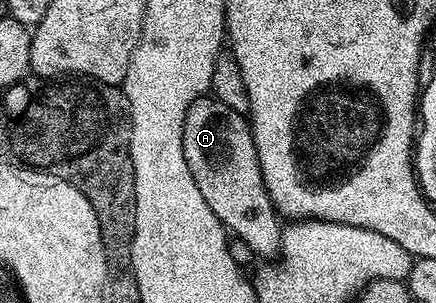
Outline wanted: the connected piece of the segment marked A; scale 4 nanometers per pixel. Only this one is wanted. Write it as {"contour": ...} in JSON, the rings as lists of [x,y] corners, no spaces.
{"contour":[[[198,95],[183,119],[183,155],[195,187],[199,187],[207,207],[215,211],[226,230],[251,252],[265,257],[261,259],[276,258],[281,251],[283,228],[277,223],[279,215],[261,182],[253,131],[246,114],[227,107],[218,97]]]}

